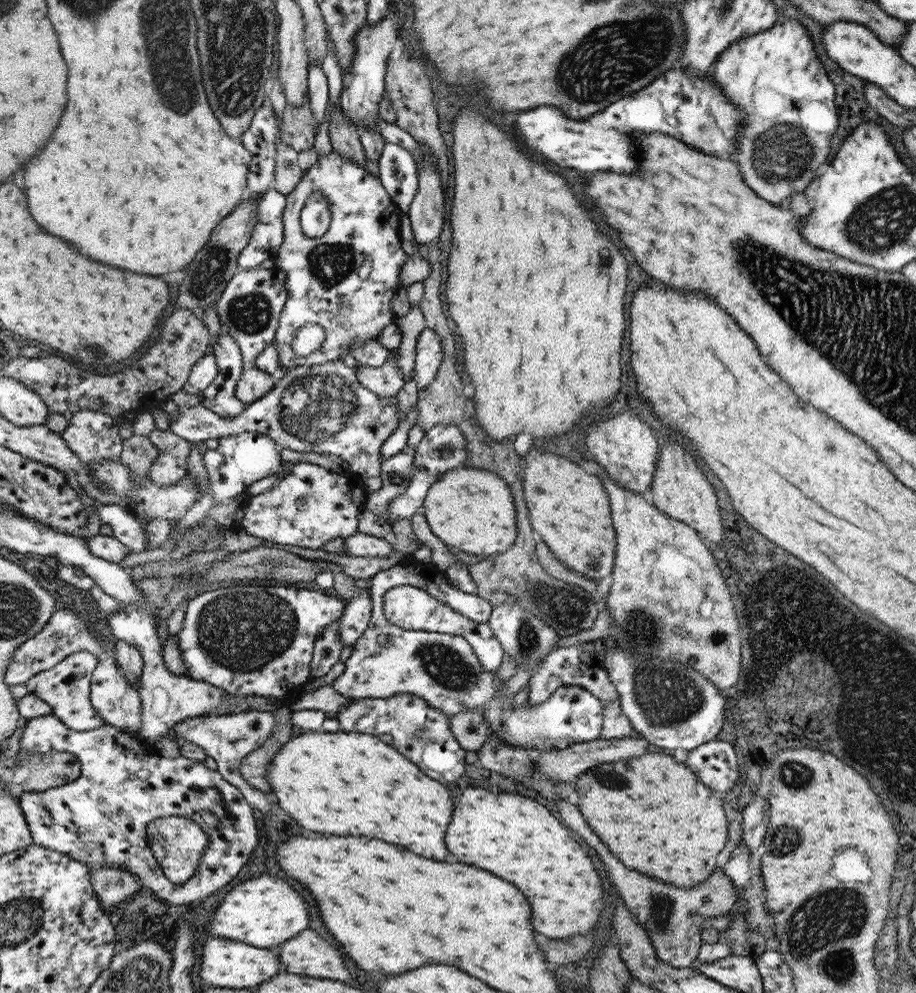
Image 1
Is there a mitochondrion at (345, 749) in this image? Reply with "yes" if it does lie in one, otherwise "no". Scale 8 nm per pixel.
no

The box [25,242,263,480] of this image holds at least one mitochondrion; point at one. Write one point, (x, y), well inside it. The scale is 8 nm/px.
(206, 277)

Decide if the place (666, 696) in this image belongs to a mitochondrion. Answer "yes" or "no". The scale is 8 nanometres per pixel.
yes

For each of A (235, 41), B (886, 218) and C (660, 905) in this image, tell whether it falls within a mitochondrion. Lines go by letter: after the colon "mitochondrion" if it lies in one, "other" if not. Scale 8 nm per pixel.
A: mitochondrion
B: mitochondrion
C: mitochondrion

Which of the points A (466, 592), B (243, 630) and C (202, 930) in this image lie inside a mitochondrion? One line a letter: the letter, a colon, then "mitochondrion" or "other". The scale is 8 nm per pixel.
A: other
B: mitochondrion
C: other

